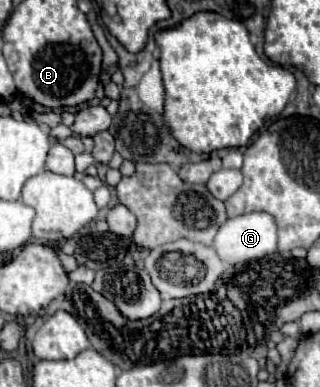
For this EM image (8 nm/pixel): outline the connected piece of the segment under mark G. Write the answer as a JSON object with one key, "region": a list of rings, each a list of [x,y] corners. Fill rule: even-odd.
{"region":[[[268,213],[228,219],[216,233],[214,249],[226,263],[248,263],[276,253],[276,225]]]}

